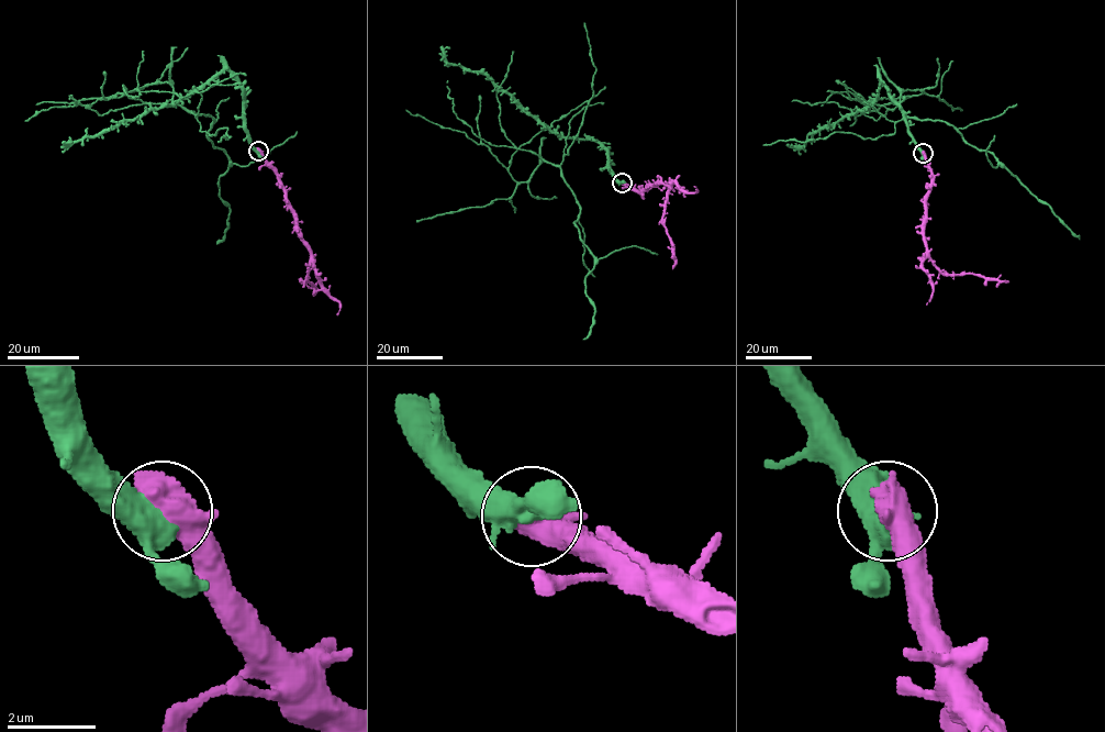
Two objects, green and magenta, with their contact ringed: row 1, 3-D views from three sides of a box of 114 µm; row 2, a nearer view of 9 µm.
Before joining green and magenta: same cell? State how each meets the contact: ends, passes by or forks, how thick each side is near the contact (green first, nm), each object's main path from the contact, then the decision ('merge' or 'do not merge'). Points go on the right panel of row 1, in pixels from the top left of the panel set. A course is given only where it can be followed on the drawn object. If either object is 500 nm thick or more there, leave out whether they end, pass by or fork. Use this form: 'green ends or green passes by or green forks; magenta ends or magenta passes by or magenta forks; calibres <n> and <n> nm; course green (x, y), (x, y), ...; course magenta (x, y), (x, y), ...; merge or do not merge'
calibres 480 and 750 nm; course green (923, 153), (880, 78), (868, 103), (921, 90), (901, 93), (904, 113), (942, 121), (990, 151), (1080, 239); course magenta (923, 153), (932, 174), (924, 228), (927, 257), (942, 273), (975, 274), (1008, 281); merge

